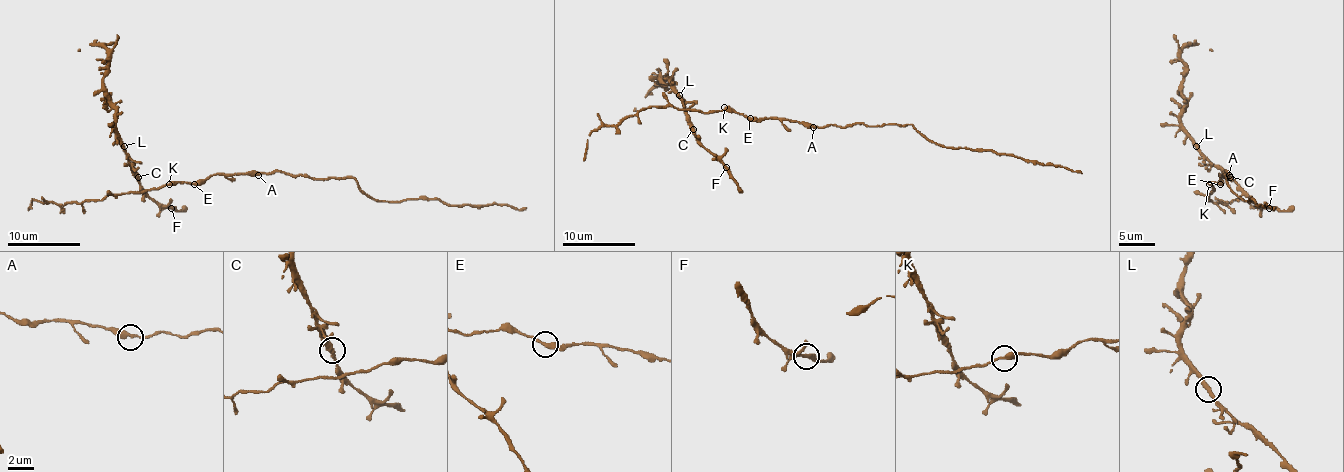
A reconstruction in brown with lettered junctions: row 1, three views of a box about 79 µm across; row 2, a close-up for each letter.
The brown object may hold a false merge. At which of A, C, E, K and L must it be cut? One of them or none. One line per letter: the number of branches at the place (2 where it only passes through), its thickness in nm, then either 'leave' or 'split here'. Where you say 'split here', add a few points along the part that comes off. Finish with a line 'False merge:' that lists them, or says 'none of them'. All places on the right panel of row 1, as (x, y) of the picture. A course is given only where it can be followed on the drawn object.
A: 2 branches meet; 360 nm thick; leave
C: 2 branches meet; 320 nm thick; leave
E: 2 branches meet; 340 nm thick; leave
K: 2 branches meet; 360 nm thick; leave
L: 2 branches meet; 320 nm thick; leave
False merge: none of them

